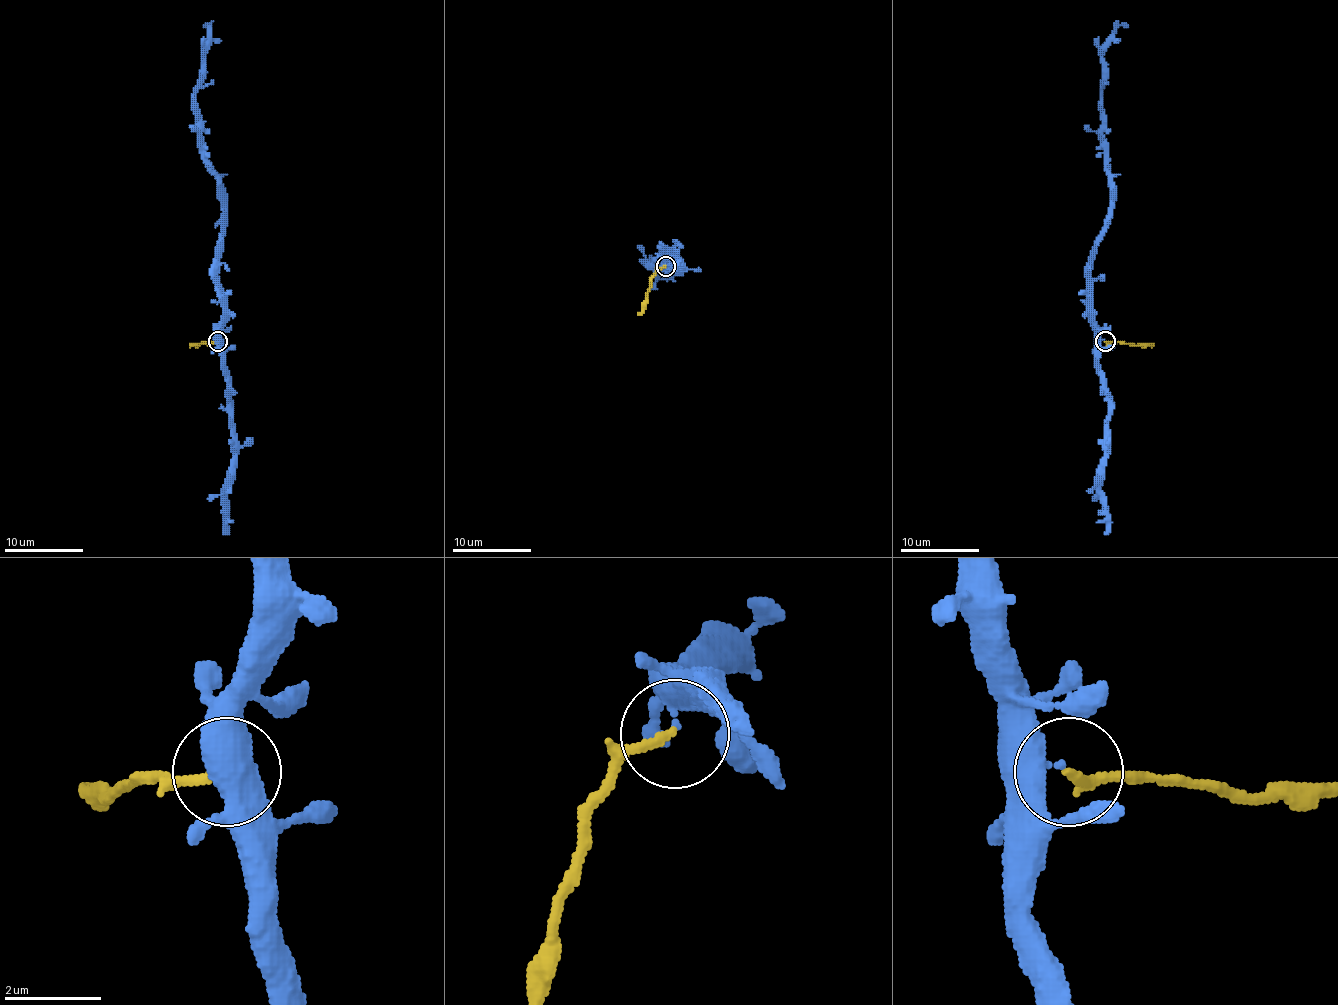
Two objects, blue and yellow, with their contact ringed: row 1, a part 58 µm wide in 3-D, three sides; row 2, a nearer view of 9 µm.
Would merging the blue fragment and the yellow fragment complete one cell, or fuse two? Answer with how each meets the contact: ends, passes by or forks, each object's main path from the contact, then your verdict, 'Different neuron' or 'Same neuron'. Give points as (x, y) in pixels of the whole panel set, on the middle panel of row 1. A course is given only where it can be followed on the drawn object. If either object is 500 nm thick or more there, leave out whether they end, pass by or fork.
At the ring blue ends. At the ring yellow ends. Course of blue: (665, 265), (671, 253), (665, 251), (669, 271), (643, 261), (655, 269), (651, 289). Course of yellow: (665, 265), (651, 279), (645, 306), (638, 314). Different neuron

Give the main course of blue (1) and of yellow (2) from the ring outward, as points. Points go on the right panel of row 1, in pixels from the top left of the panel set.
1: (1104, 339), (1092, 314), (1090, 251), (1108, 214), (1110, 176), (1100, 86), (1102, 49), (1118, 25), (1128, 25)
2: (1104, 341), (1153, 343)

